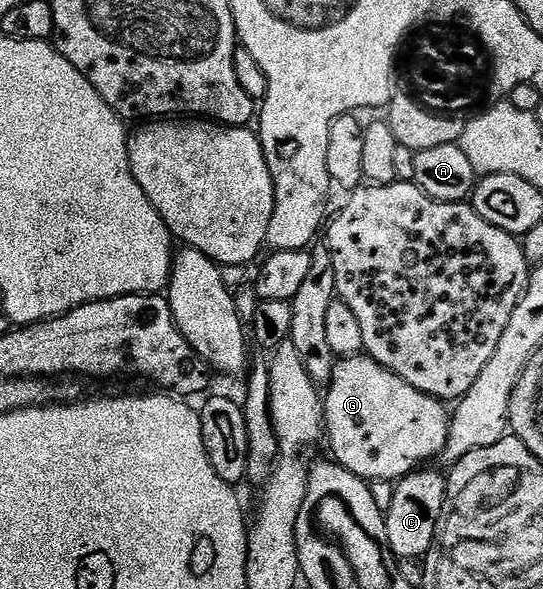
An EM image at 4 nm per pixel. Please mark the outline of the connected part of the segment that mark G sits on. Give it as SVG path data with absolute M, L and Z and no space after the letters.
M365 353L355 354L353 358L338 358L334 364L332 380L324 394L326 407L325 437L330 438L333 461L348 472L363 480L389 482L413 474L429 458L437 459L446 446L450 435L451 411L447 403L433 398L400 380L392 371L386 370L376 360Z

